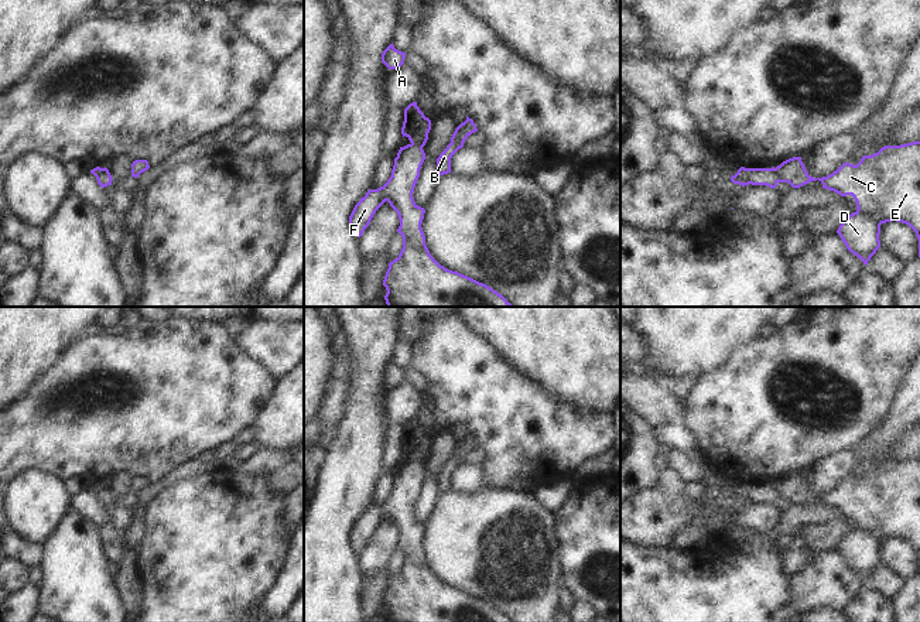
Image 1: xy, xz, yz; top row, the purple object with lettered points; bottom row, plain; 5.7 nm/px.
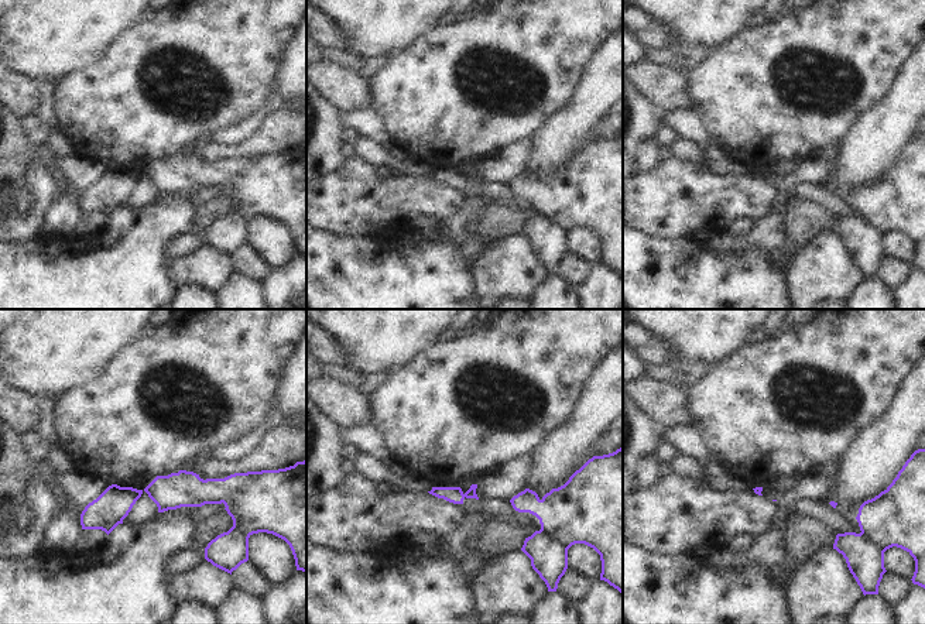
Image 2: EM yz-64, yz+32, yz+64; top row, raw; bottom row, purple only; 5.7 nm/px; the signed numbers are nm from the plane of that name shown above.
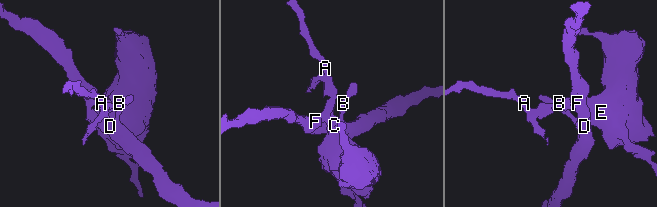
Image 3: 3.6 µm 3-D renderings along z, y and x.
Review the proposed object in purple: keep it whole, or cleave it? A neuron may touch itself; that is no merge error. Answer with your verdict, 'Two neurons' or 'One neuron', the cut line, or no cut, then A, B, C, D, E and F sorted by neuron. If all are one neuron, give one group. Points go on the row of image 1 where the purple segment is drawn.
Two neurons. Split along yz (775, 168), (779, 181). Groups: A / B C D E F

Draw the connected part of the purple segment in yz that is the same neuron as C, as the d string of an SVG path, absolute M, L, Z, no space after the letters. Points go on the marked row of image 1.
M920 141L885 146L872 156L863 156L856 165L844 163L837 171L822 178L810 177L801 157L783 161L776 167L776 174L779 182L789 182L793 188L818 180L825 189L841 196L854 196L858 209L839 225L837 233L847 249L865 266L880 247L880 225L892 221L906 223L916 232L920 257Z

